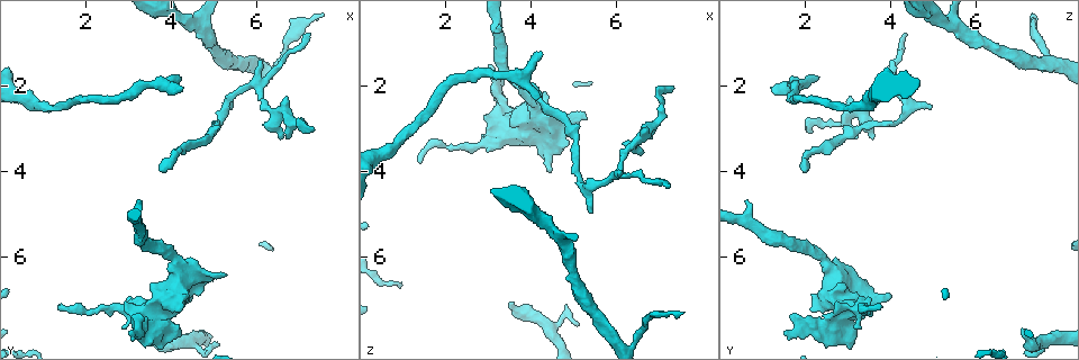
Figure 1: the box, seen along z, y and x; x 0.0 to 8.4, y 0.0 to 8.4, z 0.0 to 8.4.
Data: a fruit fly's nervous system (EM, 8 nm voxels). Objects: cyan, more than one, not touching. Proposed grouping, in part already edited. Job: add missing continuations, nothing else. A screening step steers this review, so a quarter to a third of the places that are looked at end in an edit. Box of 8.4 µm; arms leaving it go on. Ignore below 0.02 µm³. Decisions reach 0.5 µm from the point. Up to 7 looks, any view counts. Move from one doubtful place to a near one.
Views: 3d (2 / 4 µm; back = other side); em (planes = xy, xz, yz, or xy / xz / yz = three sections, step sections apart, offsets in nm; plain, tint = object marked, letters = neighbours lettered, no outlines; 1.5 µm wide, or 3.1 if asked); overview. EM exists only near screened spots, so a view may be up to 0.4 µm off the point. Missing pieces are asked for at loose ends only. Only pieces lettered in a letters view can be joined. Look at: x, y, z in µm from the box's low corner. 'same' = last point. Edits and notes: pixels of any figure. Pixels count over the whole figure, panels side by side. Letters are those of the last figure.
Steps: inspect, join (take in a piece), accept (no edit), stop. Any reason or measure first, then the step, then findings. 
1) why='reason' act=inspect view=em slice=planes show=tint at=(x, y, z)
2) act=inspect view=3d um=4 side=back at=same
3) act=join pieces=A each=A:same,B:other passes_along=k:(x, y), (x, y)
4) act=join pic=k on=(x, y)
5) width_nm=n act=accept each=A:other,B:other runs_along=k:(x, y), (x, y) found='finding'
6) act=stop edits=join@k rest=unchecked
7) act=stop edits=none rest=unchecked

why='free end' act=inspect view=em slice=planes show=plain at=(5.25, 6.40, 2.80)

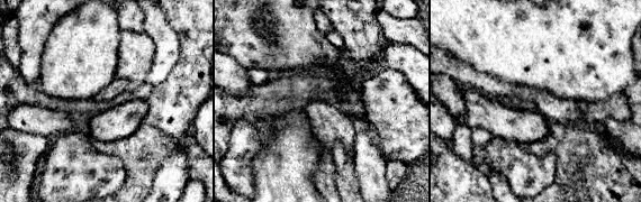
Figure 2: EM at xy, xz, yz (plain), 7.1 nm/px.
why='what lies round it' act=inspect view=em slice=planes show=letters at=same

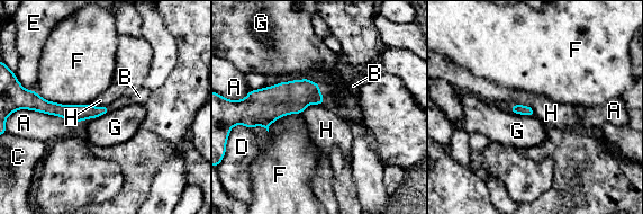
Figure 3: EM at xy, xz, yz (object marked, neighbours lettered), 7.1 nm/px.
act=join pieces=B each=A:other,B:same,C:other,D:other,E:other,F:other,G:other,H:other found='the cell continues'

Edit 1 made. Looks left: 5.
why='free end' act=inspect view=3d um=2 at=(4.20, 2.00, 1.25)

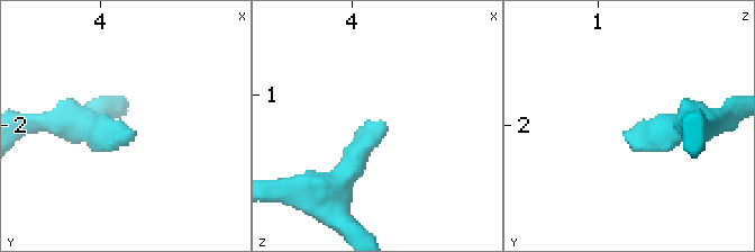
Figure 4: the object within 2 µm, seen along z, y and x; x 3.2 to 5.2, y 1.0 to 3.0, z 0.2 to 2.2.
act=inspect view=em slice=planes show=tint at=(4.26, 2.04, 1.20)

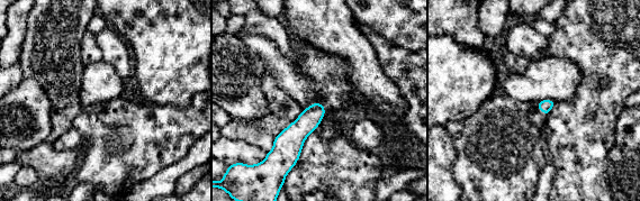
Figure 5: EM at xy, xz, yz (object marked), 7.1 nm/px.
act=inspect view=em slice=planes show=letters at=same

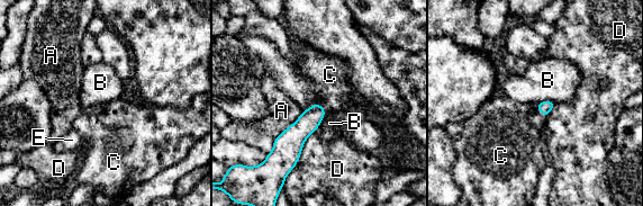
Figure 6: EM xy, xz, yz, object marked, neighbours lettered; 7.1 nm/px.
act=join pieces=C each=A:other,B:other,C:same,D:other,E:other passes_along=6:(544, 107), (540, 110), (513, 132) found='the cell continues'

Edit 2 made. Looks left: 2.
why='thin end' act=inspect view=em slice=planes show=plain at=(7.20, 0.75, 4.40)

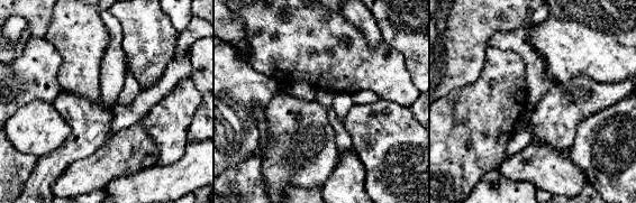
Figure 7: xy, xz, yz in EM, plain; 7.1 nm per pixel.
act=inspect view=em slice=planes show=letters at=same

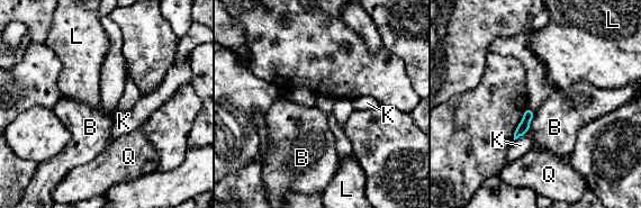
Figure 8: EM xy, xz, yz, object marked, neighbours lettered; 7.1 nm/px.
act=accept each=B:other,K:other,L:other,Q:other border=8:(535, 111), (527, 130) found='no lettered piece goes on from it'

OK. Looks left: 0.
act=stop edits=join@3,join@6 rest=unchecked

